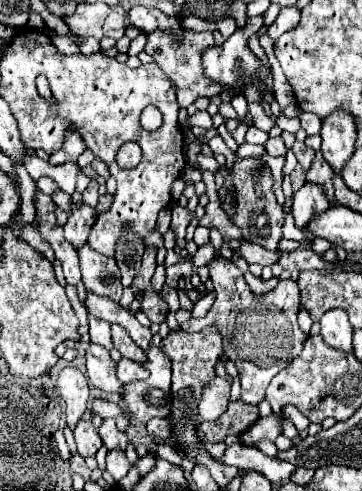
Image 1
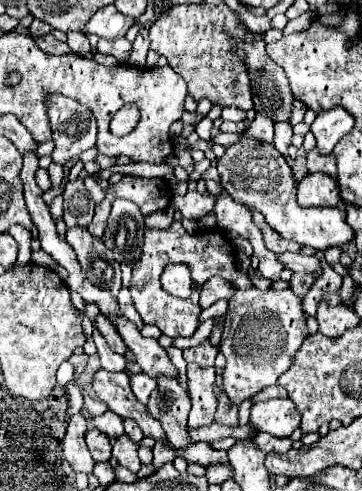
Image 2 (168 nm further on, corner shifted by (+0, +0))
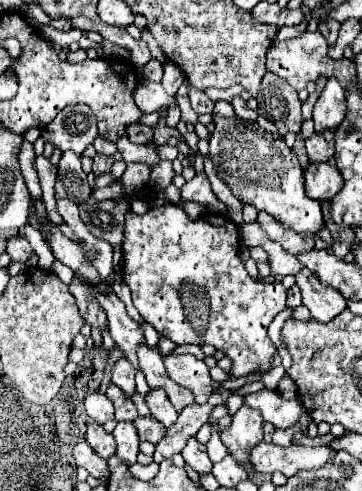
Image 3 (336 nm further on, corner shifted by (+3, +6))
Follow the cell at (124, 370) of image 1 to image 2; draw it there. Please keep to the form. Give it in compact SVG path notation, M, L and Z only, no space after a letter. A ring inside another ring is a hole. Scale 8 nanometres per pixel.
M140 373L140 375L132 375L130 385L132 385L132 391L134 391L136 399L142 405L146 405L148 399L150 399L150 393L158 387L158 381L152 379L152 377L148 377L148 375L144 375L144 373Z

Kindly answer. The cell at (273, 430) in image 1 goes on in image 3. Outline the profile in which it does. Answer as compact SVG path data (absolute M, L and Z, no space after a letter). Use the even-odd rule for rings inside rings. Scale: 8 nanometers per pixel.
M257 391L245 395L245 405L257 409L261 417L273 423L277 429L287 429L295 425L305 411L297 399L283 399L277 391Z

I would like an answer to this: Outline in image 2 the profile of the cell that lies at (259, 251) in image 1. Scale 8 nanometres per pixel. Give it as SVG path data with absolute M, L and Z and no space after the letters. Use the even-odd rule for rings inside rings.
M288 253L288 255L280 255L280 261L284 265L288 265L292 271L316 273L318 277L322 275L322 267L320 267L318 257L308 257L308 255L302 255L302 253Z

